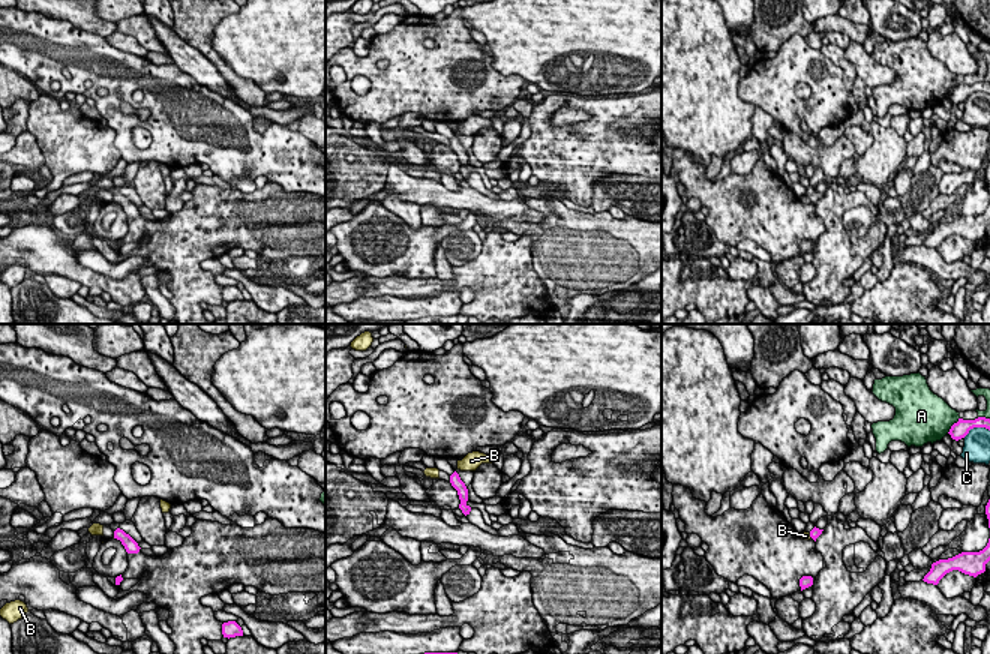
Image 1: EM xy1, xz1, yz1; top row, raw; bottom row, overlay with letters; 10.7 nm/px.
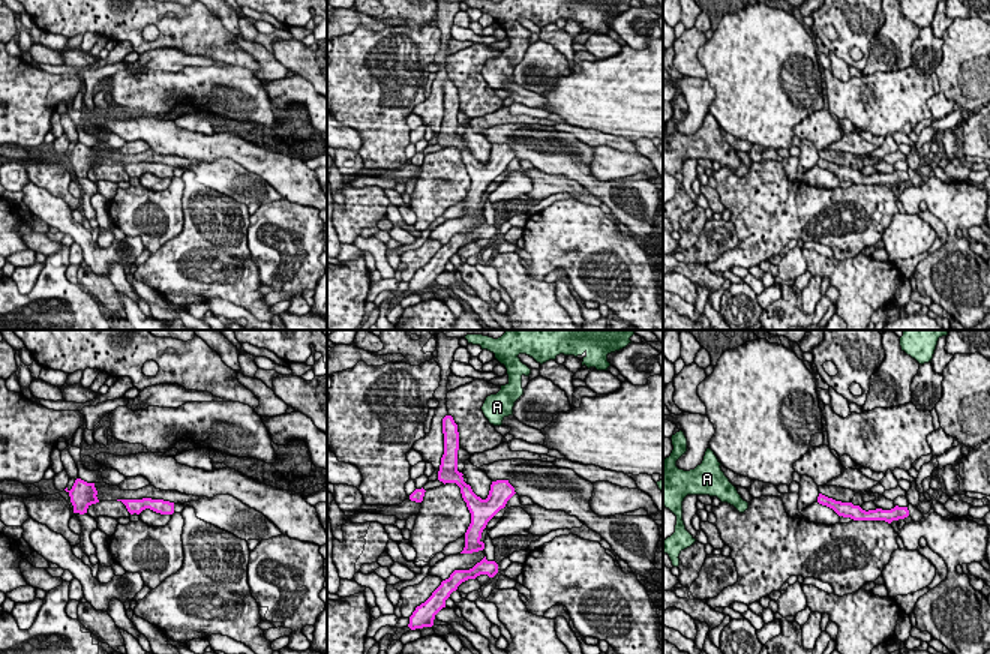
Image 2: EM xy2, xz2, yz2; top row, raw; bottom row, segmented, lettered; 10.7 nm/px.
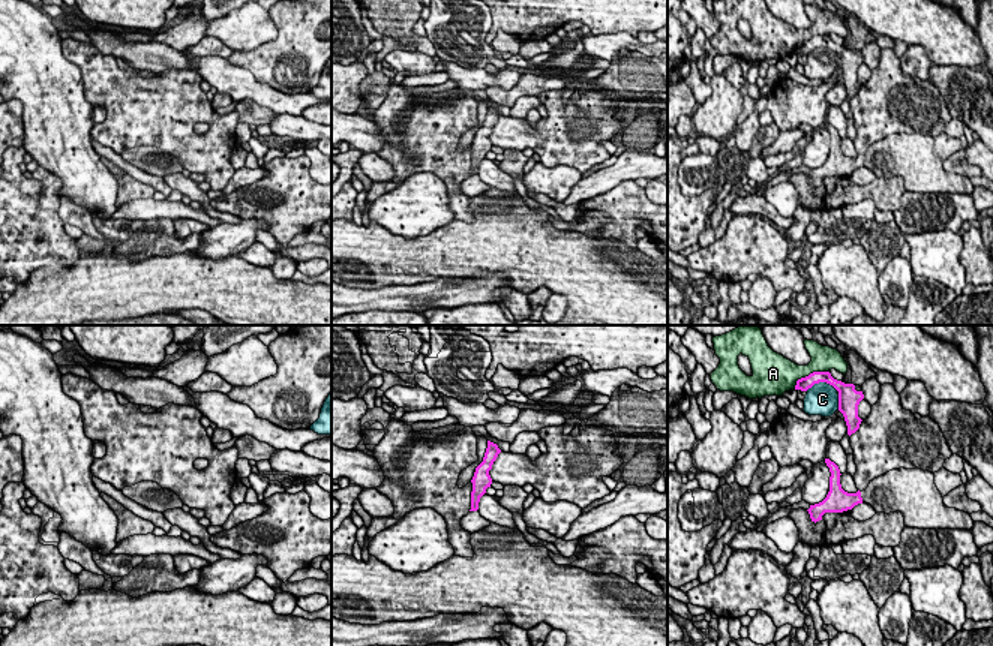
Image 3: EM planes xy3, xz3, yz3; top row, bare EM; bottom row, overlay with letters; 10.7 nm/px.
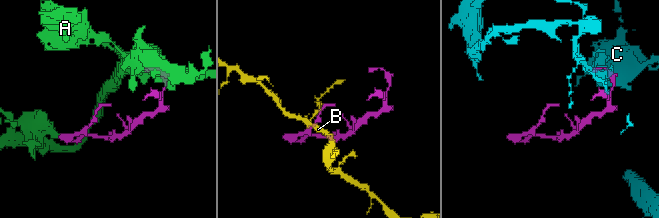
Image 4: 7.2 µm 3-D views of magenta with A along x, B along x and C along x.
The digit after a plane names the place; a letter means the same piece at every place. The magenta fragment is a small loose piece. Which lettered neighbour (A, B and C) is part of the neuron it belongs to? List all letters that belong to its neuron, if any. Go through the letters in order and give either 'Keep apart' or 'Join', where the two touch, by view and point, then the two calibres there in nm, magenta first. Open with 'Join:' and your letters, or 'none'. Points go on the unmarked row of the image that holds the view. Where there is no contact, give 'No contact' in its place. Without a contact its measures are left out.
Join: none
A: Keep apart. Touches magenta at yz3 (810, 38). Thickness 140 nm (magenta) against 280 nm
B: Keep apart. Touches magenta at yz1 (810, 200). Thickness 120 nm (magenta) against 90 nm
C: Keep apart. Touches magenta at yz3 (822, 45). Thickness 140 nm (magenta) against 340 nm

